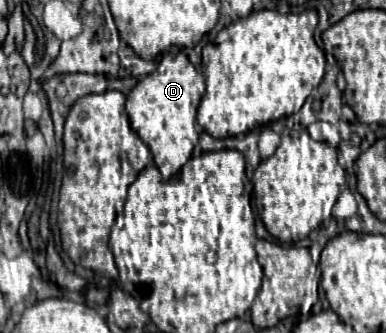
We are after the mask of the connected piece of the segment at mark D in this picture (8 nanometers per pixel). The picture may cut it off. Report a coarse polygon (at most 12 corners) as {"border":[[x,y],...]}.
{"border":[[166,52],[126,98],[164,178],[198,144],[204,74]]}

